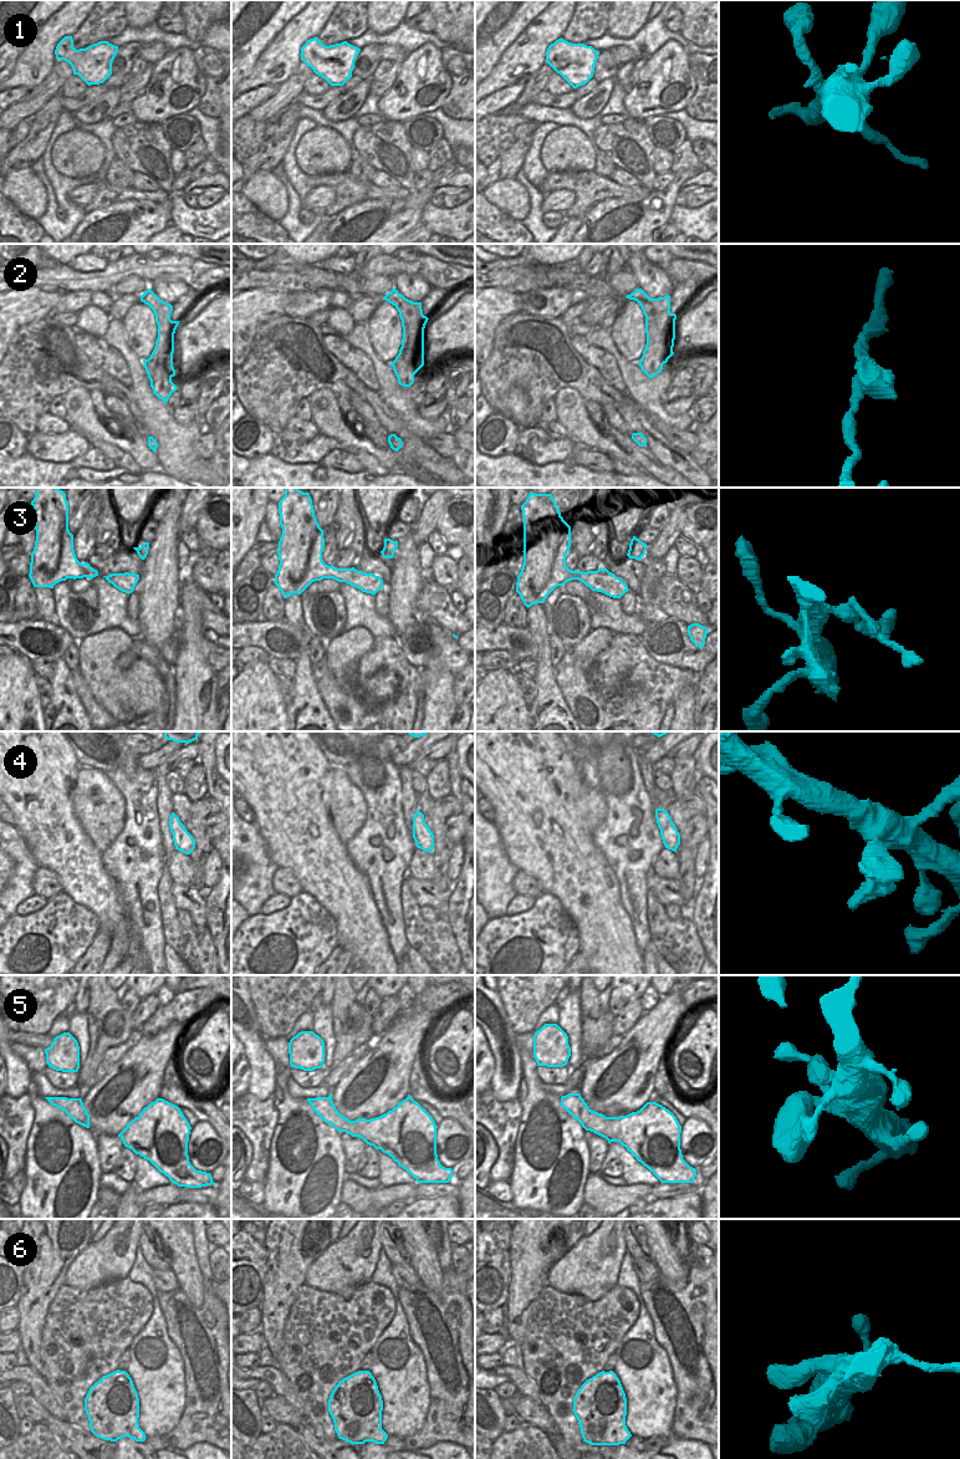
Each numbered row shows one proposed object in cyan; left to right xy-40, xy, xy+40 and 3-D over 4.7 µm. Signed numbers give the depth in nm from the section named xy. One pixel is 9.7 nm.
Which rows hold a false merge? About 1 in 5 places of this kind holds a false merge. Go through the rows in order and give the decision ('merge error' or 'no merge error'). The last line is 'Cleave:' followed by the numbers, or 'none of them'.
1: no merge error
2: no merge error
3: no merge error
4: no merge error
5: no merge error
6: no merge error
Cleave: none of them

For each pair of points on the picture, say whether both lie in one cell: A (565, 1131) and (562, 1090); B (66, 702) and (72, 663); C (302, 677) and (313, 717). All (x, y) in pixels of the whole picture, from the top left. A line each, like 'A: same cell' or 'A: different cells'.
A: different cells
B: different cells
C: same cell

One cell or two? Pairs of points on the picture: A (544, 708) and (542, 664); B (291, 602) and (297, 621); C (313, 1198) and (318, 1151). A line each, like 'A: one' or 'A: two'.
A: one
B: one
C: one

